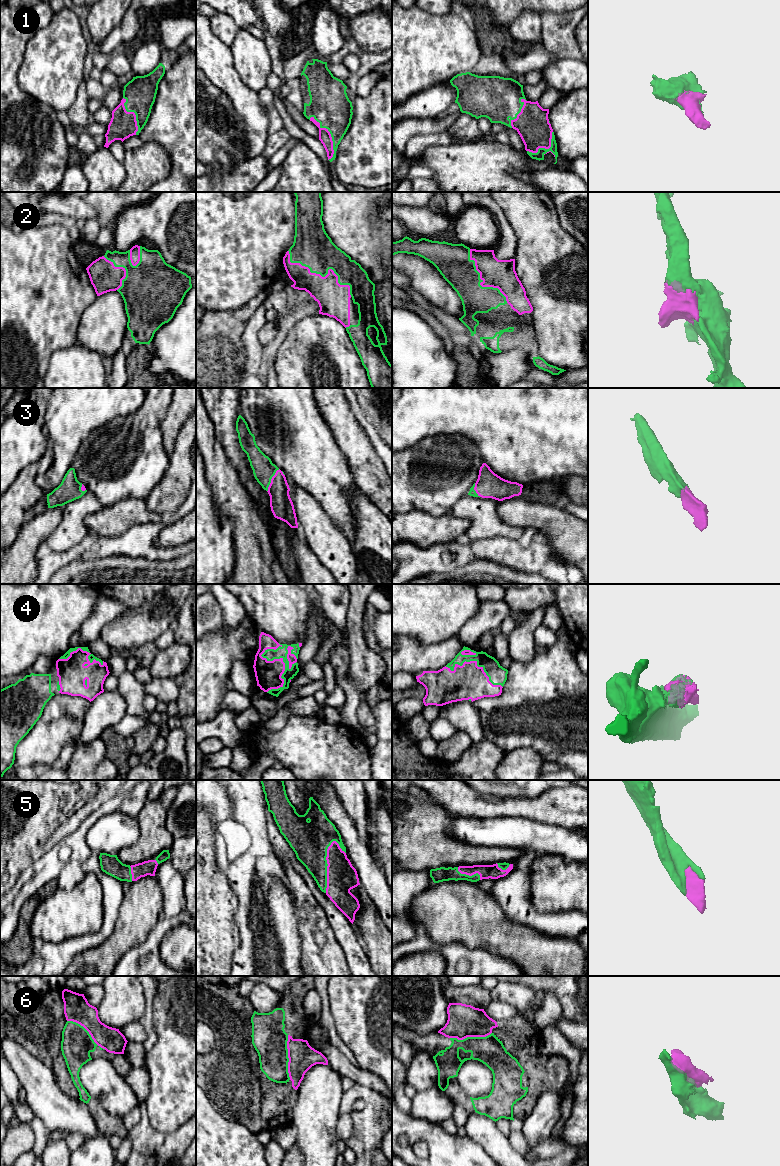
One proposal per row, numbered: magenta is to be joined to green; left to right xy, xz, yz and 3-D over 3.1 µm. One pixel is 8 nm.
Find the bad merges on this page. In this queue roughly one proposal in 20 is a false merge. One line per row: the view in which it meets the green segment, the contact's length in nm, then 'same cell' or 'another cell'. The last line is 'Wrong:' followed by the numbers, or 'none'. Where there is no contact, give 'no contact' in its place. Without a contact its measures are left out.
1: xz | 380 nm | same cell
2: xz | 650 nm | same cell
3: xz | 200 nm | same cell
4: xz | 420 nm | same cell
5: xz | 440 nm | same cell
6: xz | 360 nm | another cell
Wrong: 6

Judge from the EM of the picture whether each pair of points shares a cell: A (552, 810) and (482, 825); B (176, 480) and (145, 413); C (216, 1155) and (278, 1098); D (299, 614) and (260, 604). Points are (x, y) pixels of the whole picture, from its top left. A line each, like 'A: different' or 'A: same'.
A: different
B: different
C: different
D: same

